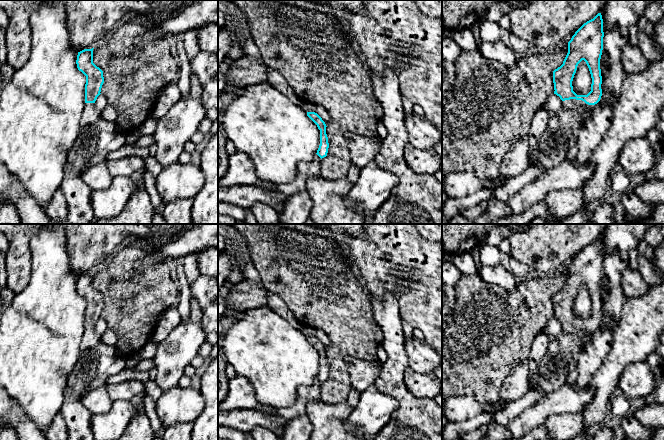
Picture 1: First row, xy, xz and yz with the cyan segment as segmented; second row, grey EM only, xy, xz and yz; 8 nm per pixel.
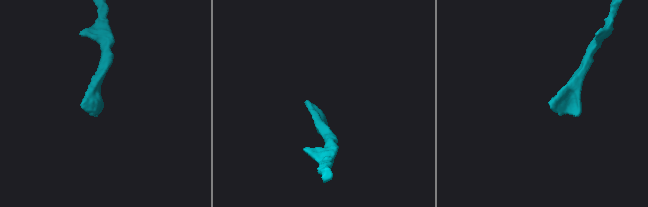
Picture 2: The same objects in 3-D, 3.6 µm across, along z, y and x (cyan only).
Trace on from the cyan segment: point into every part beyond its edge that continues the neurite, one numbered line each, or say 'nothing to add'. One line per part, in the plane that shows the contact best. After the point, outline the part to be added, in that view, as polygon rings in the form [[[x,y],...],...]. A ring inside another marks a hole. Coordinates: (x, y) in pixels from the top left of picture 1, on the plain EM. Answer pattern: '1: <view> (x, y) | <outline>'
1: yz (562, 356) | [[[582,324],[563,325],[563,331],[549,343],[547,353],[540,362],[538,382],[533,386],[529,385],[529,390],[541,389],[548,394],[566,384],[568,374],[578,367],[579,355],[584,346],[583,339],[588,331],[589,329]]]

